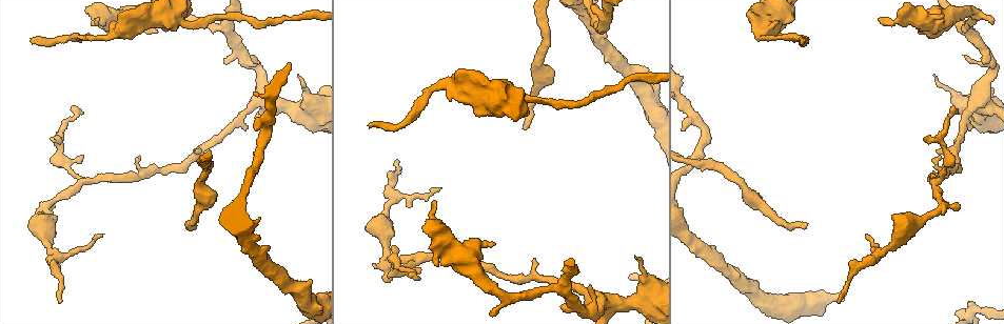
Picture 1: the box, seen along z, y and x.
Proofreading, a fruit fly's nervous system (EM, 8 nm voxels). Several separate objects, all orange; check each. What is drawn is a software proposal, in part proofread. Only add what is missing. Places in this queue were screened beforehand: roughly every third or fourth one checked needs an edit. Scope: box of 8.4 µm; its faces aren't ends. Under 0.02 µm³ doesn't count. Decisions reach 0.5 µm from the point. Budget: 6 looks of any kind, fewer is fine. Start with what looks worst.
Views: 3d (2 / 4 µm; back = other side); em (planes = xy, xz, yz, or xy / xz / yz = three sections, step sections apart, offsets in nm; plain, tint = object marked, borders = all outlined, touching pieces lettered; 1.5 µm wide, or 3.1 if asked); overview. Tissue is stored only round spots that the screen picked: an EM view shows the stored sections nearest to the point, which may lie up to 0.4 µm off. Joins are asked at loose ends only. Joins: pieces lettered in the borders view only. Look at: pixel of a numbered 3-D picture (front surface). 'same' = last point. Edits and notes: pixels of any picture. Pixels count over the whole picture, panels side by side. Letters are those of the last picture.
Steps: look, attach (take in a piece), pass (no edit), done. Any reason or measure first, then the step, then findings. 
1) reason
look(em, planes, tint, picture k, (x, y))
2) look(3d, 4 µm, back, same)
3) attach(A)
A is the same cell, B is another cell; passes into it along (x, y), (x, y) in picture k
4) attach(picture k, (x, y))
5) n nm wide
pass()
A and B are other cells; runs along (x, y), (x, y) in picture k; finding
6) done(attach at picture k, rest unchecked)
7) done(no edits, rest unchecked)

an open end
look(3d, 4 µm, picture 1, (439, 188))

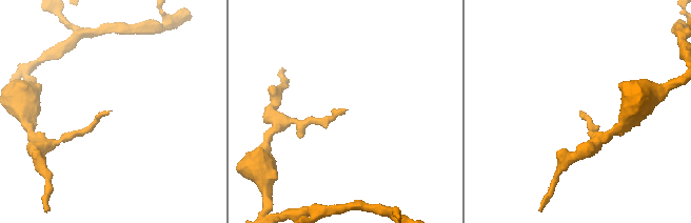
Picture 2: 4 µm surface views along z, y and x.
look(em, planes, borders, picture 2, (109, 110))

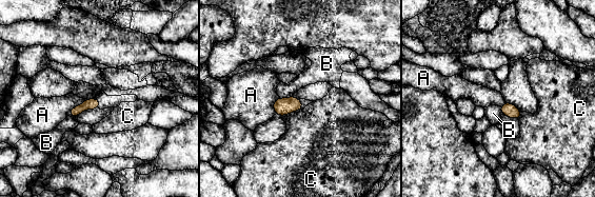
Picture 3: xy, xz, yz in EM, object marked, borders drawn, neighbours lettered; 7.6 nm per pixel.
70 nm wide
pass()
A, B and C are other cells; border along (86, 99), (75, 105), (67, 115) in picture 3; no lettered piece goes on from it

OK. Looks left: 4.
look(3d, 2 µm, picture 1, (944, 15))

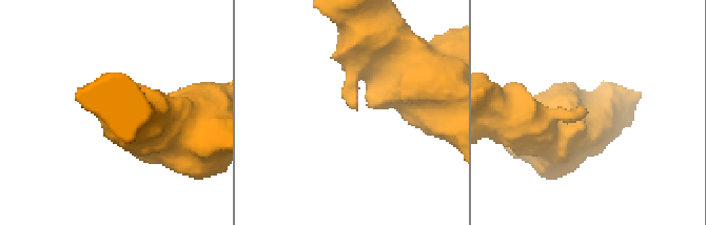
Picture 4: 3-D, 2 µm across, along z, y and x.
now the EM
look(em, planes, borders, picture 4, (357, 109))

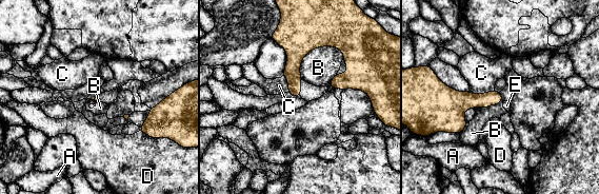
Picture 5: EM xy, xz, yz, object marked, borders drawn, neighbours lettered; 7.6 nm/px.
B touches over 380 nm
pass()
A, B, C, D and E are other cells; no lettered piece goes on from it

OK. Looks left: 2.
done(no edits, rest unchecked)

